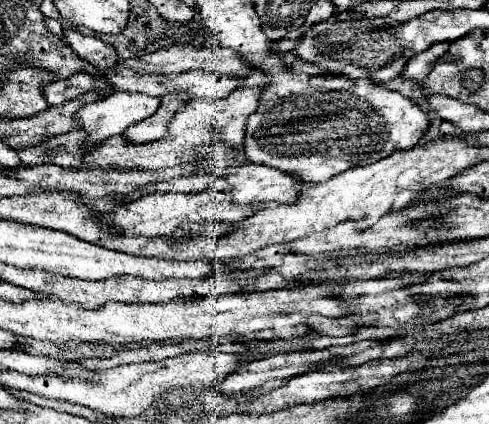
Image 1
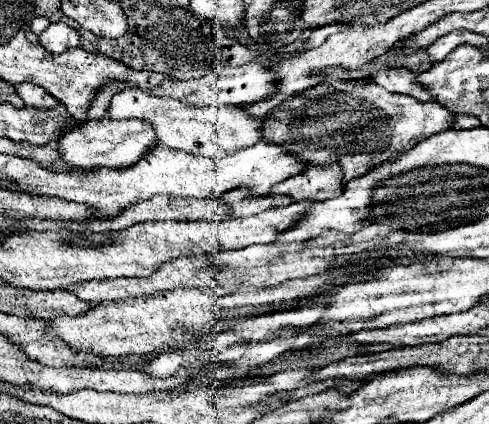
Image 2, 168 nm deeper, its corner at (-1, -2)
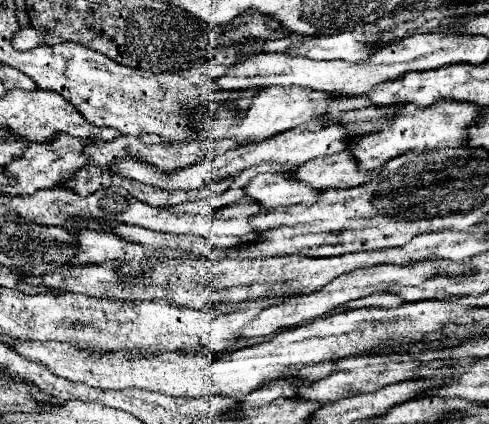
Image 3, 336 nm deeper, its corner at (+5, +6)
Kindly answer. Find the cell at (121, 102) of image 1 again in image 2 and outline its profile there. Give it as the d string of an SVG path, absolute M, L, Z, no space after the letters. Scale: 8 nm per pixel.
M124 88L122 92L112 96L108 116L118 118L118 120L144 120L154 126L154 132L158 140L164 140L164 146L184 150L196 156L206 156L206 158L218 158L218 156L228 156L238 152L240 148L252 146L258 140L262 140L262 128L268 120L268 116L248 116L242 110L244 104L222 104L222 106L188 106L182 104L180 100L174 98L160 98L160 96L150 96L138 88Z

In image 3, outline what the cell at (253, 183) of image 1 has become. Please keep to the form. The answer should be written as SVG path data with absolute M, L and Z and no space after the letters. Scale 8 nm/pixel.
M338 152L338 154L332 154L332 156L324 156L324 158L316 158L316 160L306 162L296 172L292 172L292 176L294 176L294 180L300 180L304 184L310 184L312 188L322 190L322 188L352 188L352 186L358 186L358 184L364 184L366 180L370 180L370 176L374 176L376 172L378 170L358 172L350 152Z

